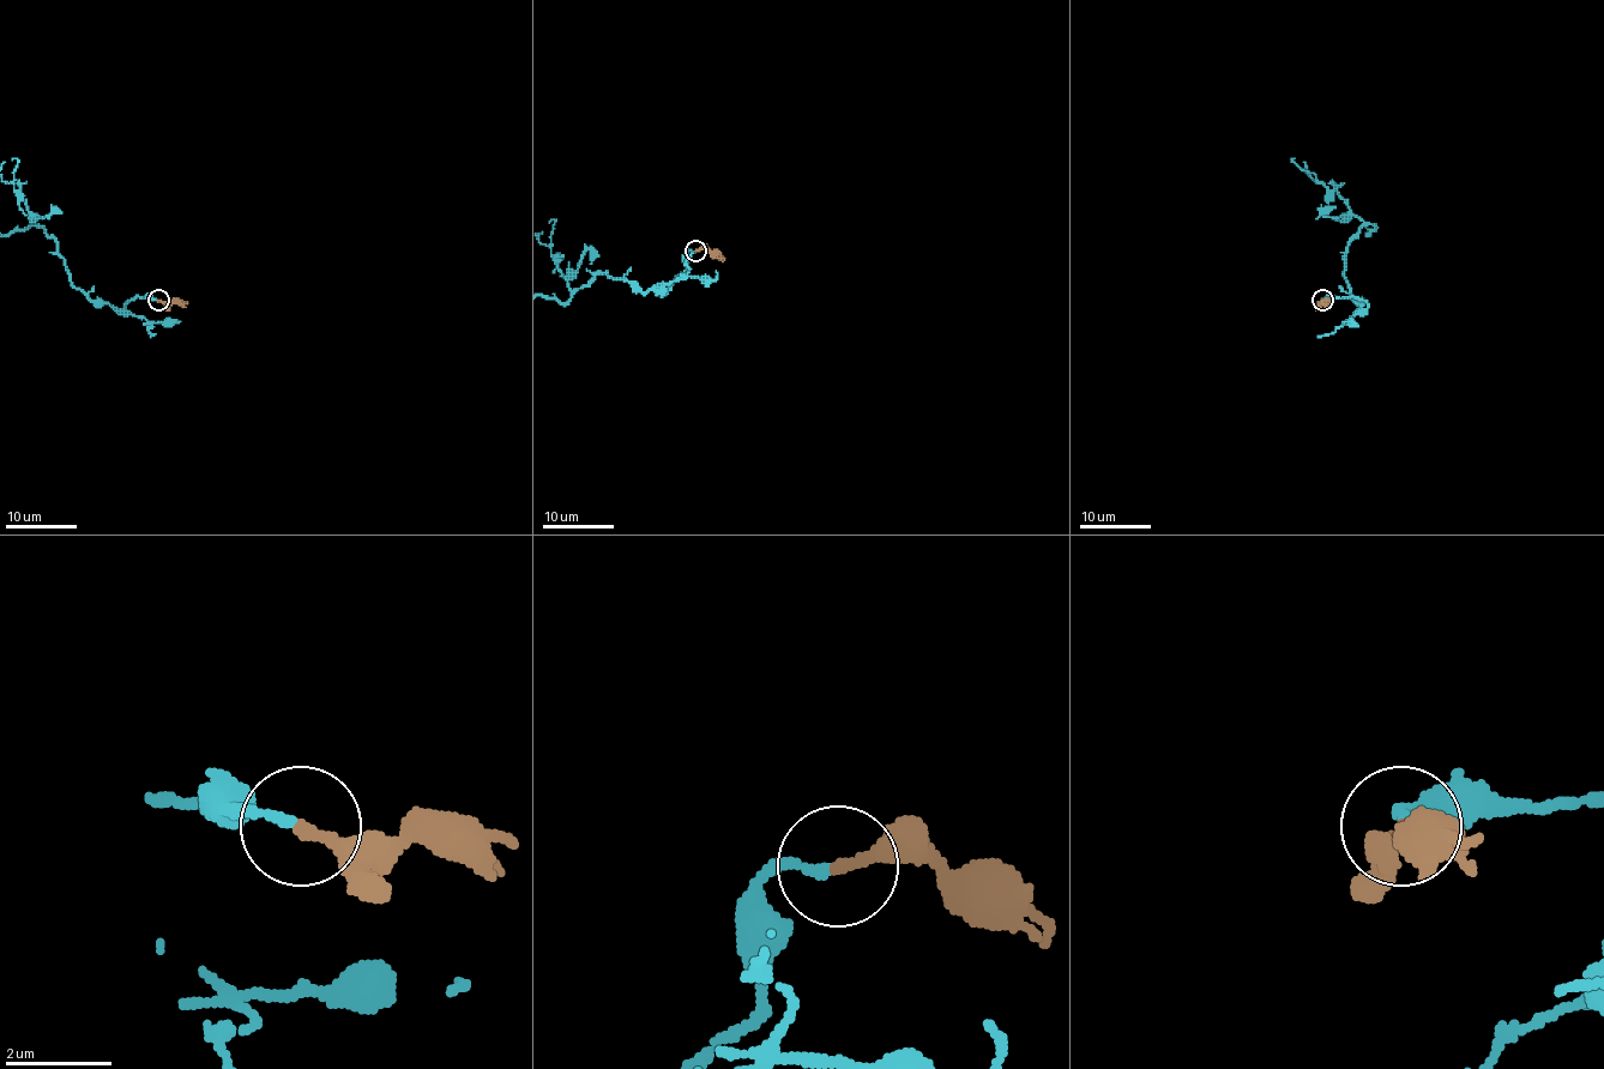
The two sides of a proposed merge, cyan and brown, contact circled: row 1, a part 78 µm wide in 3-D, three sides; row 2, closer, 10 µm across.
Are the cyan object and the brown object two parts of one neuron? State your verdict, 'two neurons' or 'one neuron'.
one neuron

